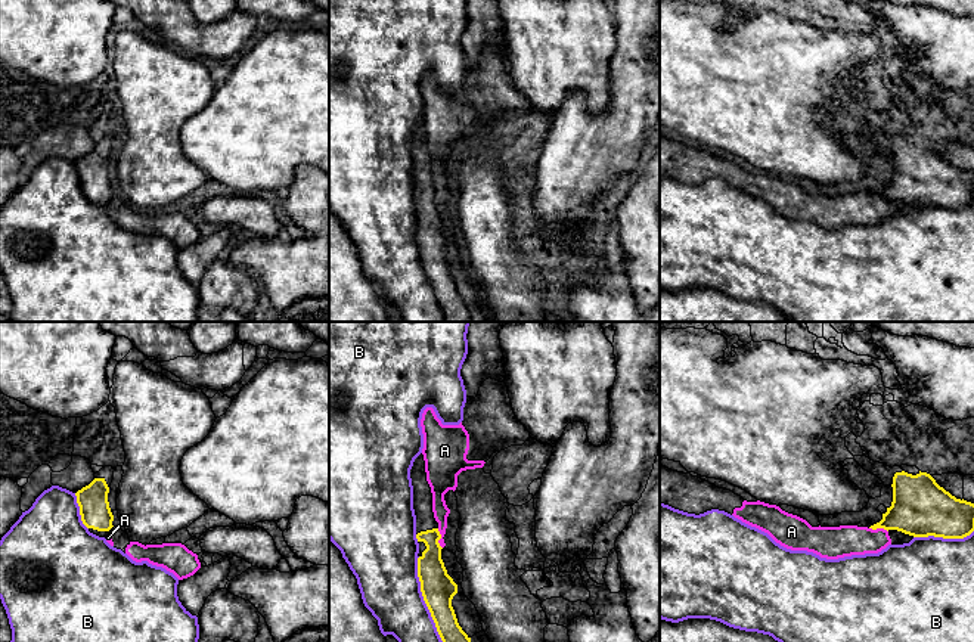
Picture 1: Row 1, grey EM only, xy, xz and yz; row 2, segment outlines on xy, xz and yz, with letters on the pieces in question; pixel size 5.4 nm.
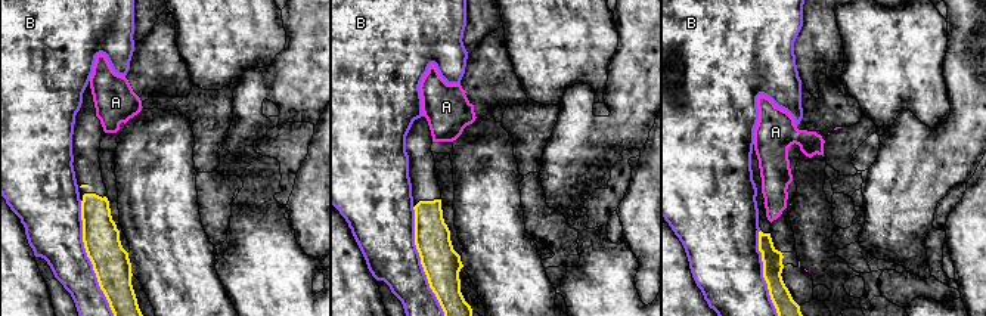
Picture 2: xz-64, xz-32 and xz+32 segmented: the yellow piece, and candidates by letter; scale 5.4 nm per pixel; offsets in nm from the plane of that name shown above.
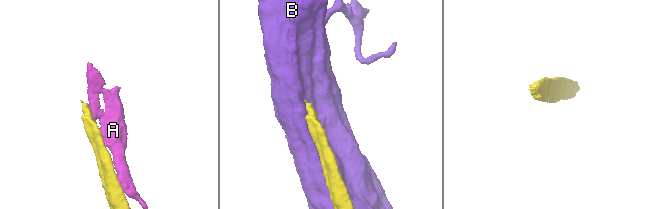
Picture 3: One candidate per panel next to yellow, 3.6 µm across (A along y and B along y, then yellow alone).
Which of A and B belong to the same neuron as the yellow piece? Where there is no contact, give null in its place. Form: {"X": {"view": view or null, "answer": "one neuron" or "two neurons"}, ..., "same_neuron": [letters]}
{"A": {"view": "xz", "answer": "two neurons"}, "B": {"view": "xz", "answer": "two neurons"}, "same_neuron": []}

